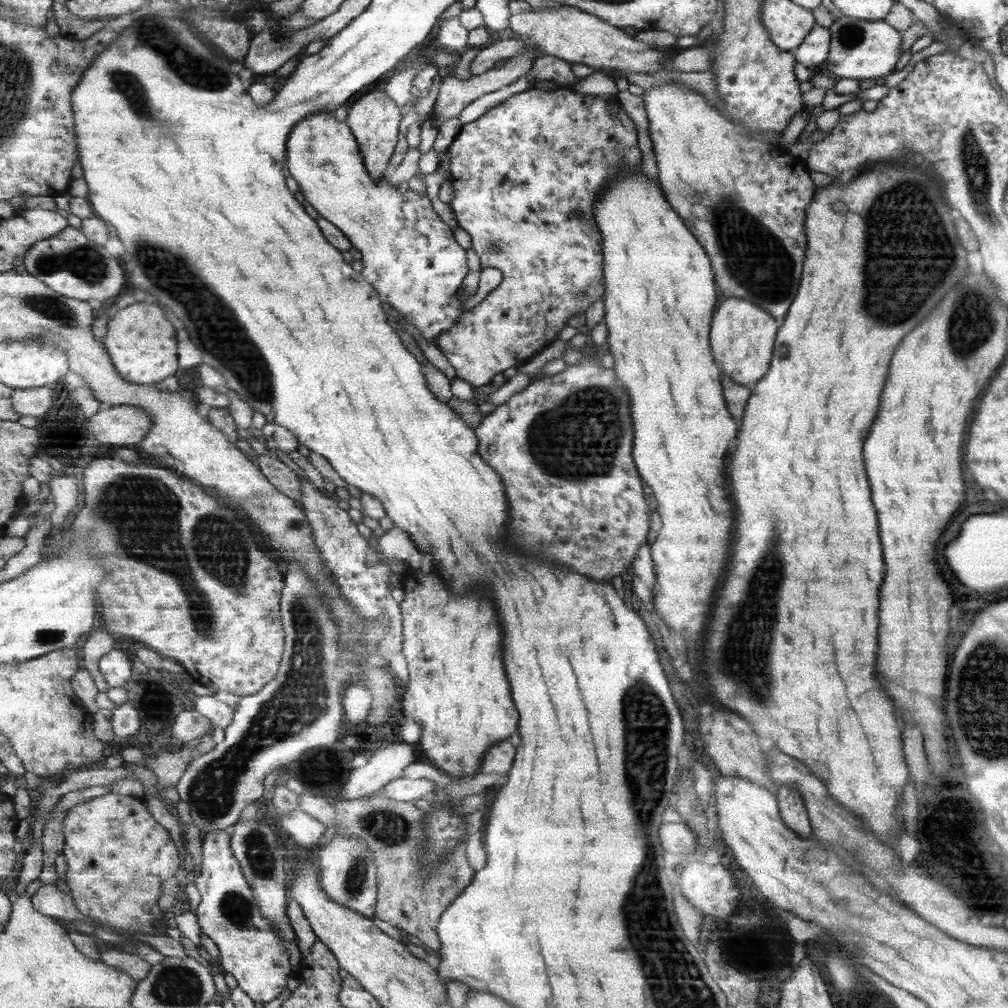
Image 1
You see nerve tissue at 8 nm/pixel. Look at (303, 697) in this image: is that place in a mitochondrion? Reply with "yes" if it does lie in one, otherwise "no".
yes

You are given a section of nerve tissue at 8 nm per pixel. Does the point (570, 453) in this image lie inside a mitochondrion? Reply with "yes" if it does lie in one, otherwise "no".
yes

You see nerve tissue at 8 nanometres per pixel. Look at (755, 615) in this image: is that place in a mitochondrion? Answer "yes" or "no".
yes

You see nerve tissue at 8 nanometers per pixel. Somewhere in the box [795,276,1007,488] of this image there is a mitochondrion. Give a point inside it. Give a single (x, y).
(971, 324)

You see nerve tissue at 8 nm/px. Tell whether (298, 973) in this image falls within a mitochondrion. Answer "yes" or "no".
no

